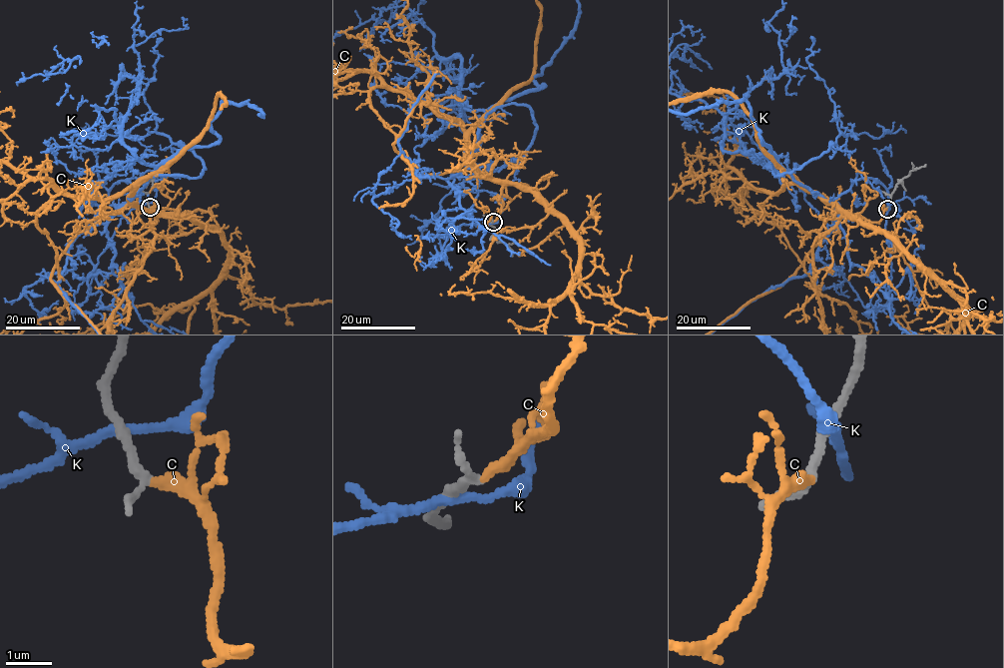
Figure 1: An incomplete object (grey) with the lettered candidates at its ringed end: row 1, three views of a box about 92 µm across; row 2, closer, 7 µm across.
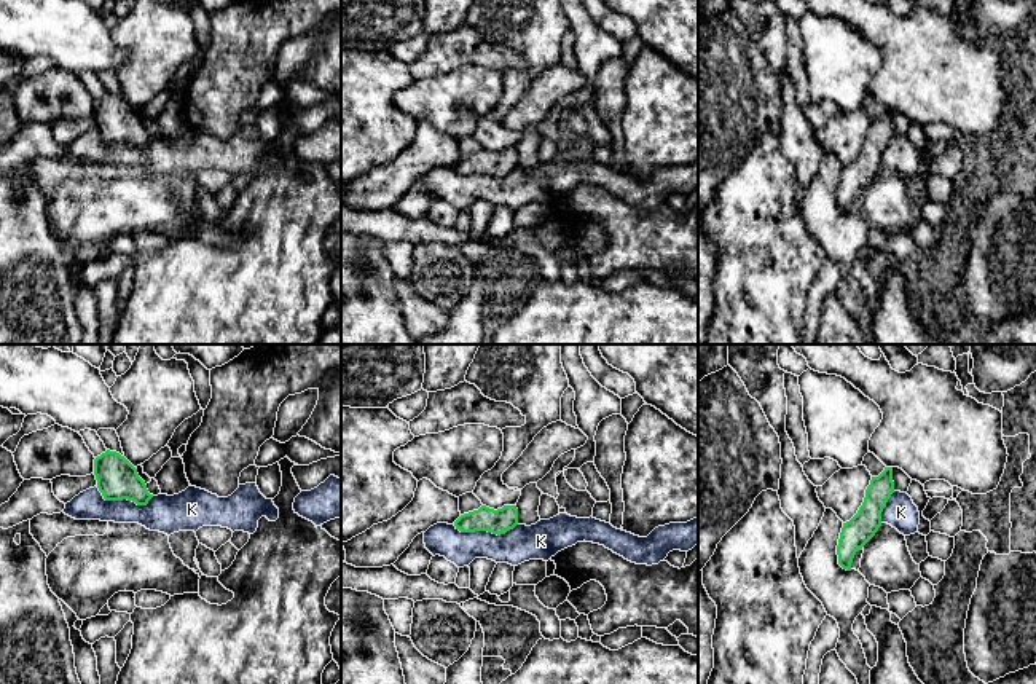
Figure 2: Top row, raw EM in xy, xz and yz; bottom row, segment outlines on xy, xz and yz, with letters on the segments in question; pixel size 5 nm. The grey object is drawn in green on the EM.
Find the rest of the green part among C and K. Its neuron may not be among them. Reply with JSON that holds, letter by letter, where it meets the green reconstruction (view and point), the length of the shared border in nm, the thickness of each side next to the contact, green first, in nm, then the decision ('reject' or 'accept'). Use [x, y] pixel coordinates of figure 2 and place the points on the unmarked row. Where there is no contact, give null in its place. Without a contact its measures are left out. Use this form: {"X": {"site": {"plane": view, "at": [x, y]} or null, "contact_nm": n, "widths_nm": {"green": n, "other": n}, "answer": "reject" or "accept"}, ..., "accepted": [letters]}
{"C": {"site": null, "answer": "accept"}, "K": {"site": {"plane": "xz", "at": [485, 172]}, "contact_nm": 320, "widths_nm": {"green": 130, "other": 180}, "answer": "reject"}, "accepted": ["C"]}

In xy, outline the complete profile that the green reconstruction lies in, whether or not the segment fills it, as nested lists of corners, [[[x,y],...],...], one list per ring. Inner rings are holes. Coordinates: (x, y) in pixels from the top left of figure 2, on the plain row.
[[[107,92],[94,102],[94,118],[105,143],[128,142],[147,148],[153,140],[137,112],[116,94]]]

